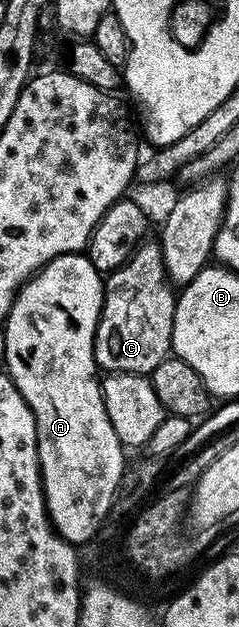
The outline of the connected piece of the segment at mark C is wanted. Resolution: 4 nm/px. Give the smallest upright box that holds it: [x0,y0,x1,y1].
[95,240,177,375]

